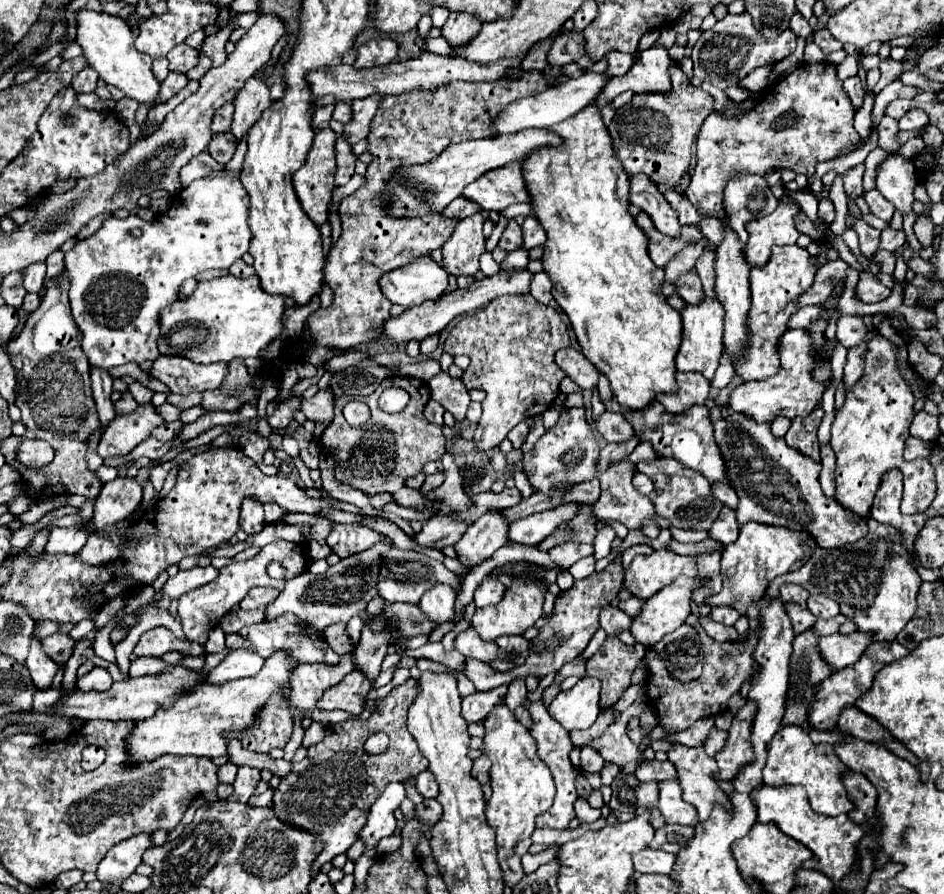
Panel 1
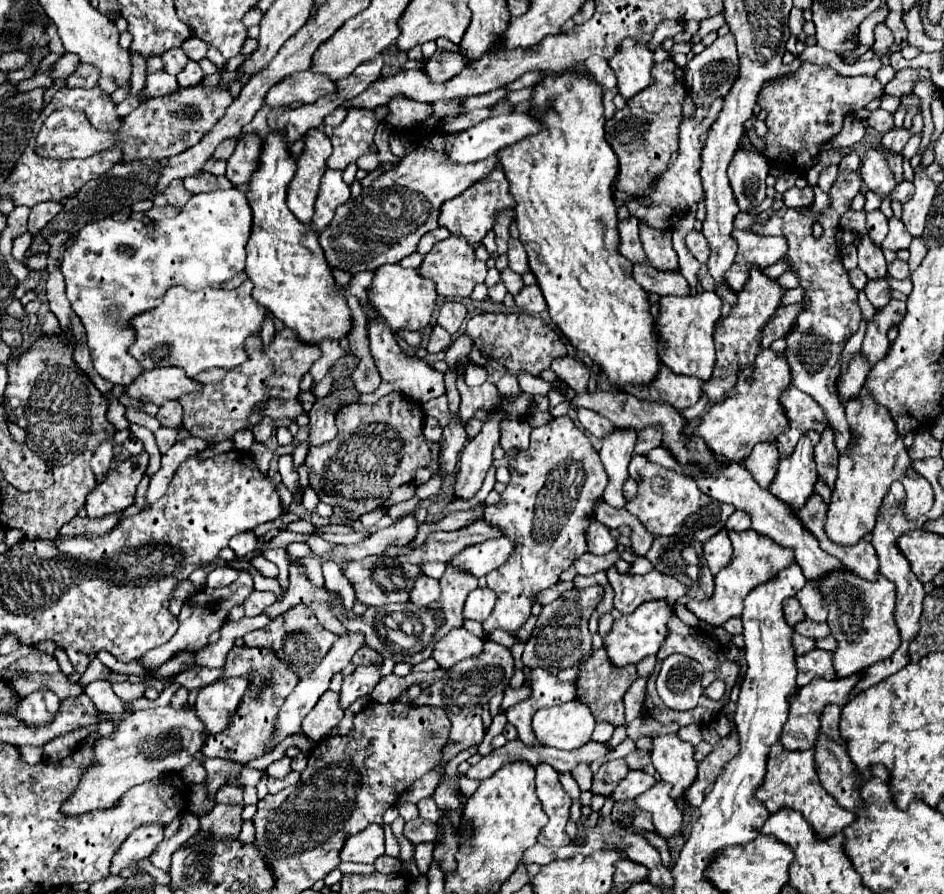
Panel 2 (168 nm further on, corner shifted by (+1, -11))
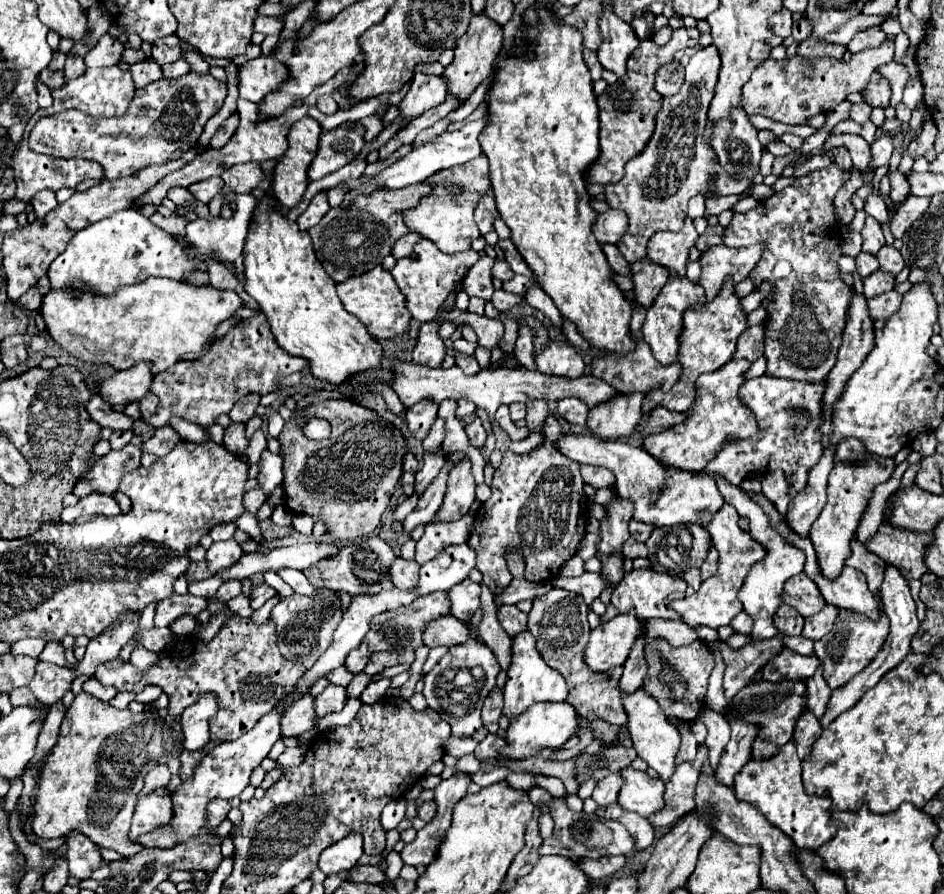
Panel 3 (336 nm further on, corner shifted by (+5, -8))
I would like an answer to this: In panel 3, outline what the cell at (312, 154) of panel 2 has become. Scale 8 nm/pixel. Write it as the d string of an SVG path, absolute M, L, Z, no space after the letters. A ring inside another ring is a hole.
M306 115L306 119L300 119L290 127L288 151L278 159L278 163L274 167L274 179L272 179L272 195L274 195L274 199L278 199L280 205L292 209L292 207L296 207L300 203L302 193L306 191L306 185L308 185L306 171L308 171L308 165L312 163L312 159L314 159L314 155L318 151L320 135L322 135L322 127L318 125L316 119L312 119L308 115Z

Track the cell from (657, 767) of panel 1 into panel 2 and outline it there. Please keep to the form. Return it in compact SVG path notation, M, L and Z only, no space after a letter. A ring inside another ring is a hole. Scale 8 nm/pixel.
M630 770L628 776L616 786L616 790L612 792L614 800L626 800L626 798L636 798L640 796L644 790L652 788L656 784L656 778L642 772L642 770Z

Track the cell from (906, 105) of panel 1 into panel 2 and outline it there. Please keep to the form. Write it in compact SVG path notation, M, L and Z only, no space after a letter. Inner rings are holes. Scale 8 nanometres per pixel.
M882 108L874 110L874 112L868 116L866 122L868 122L868 126L872 126L872 128L878 130L878 132L888 132L888 130L894 128L894 116L892 116L890 112L882 110Z

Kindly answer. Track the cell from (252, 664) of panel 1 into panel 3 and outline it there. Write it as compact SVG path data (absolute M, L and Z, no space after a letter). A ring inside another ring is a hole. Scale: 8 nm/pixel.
M202 695L194 705L186 707L180 715L180 725L184 733L184 749L198 751L210 741L208 721L216 713L218 703L214 695Z

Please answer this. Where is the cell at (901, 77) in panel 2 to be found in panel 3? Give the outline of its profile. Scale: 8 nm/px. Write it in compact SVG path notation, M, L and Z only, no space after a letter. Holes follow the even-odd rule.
M872 77L868 81L868 87L864 87L862 91L862 97L864 101L870 105L870 107L888 107L888 101L890 101L890 85L884 77Z

